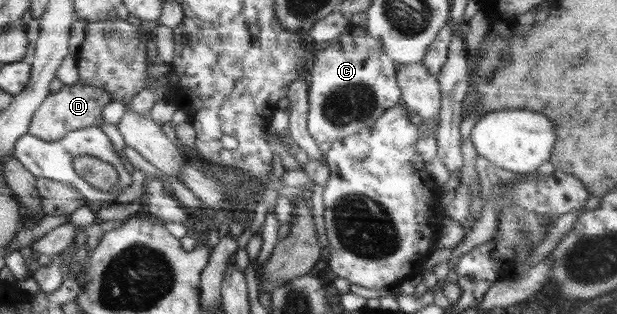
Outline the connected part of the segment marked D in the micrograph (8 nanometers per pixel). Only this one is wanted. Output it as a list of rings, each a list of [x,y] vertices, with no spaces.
[[[78,82],[76,85],[64,85],[60,91],[49,94],[37,108],[29,125],[28,132],[43,140],[61,139],[67,132],[75,129],[100,126],[103,121],[103,107],[113,101],[111,92]]]

